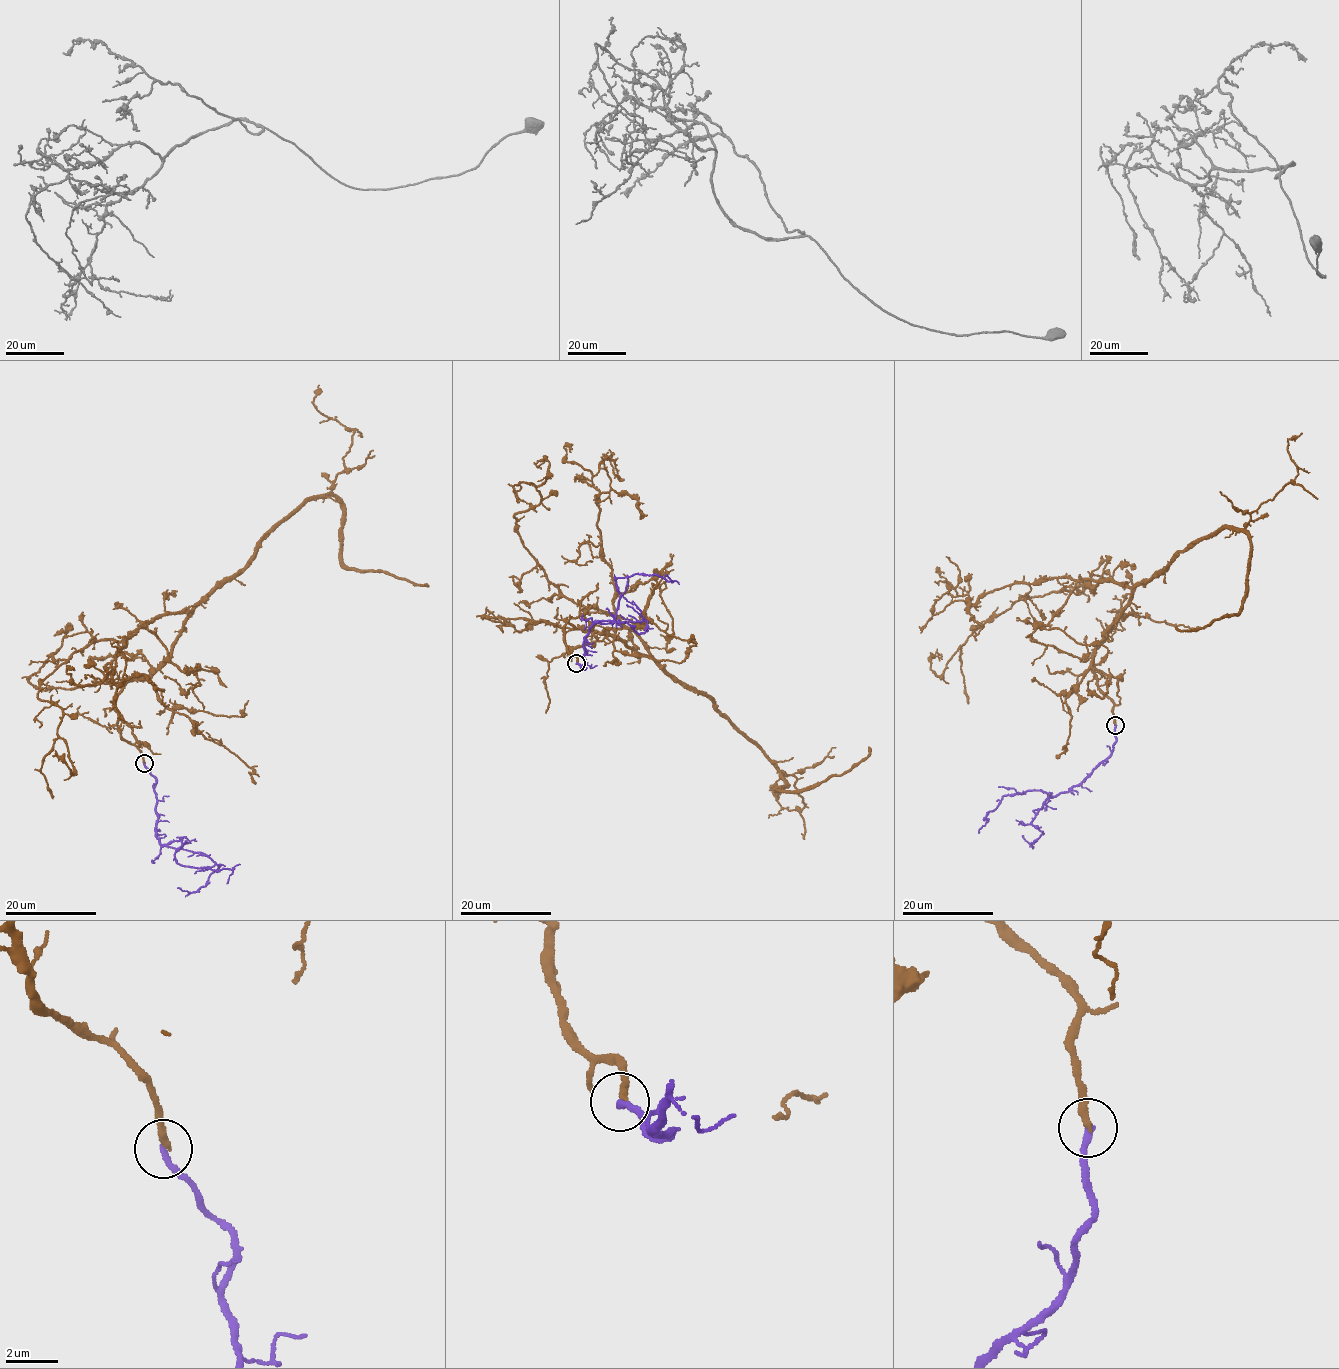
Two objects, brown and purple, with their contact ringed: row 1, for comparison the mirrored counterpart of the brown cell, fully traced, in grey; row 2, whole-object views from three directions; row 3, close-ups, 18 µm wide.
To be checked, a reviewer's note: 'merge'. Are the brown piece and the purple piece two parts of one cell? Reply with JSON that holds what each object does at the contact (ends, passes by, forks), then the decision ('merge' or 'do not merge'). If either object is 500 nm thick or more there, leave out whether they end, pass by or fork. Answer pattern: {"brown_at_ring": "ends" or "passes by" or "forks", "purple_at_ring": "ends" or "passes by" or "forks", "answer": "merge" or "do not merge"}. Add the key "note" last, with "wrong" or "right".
{"brown_at_ring": "ends", "purple_at_ring": "ends", "answer": "do not merge", "note": "wrong"}

